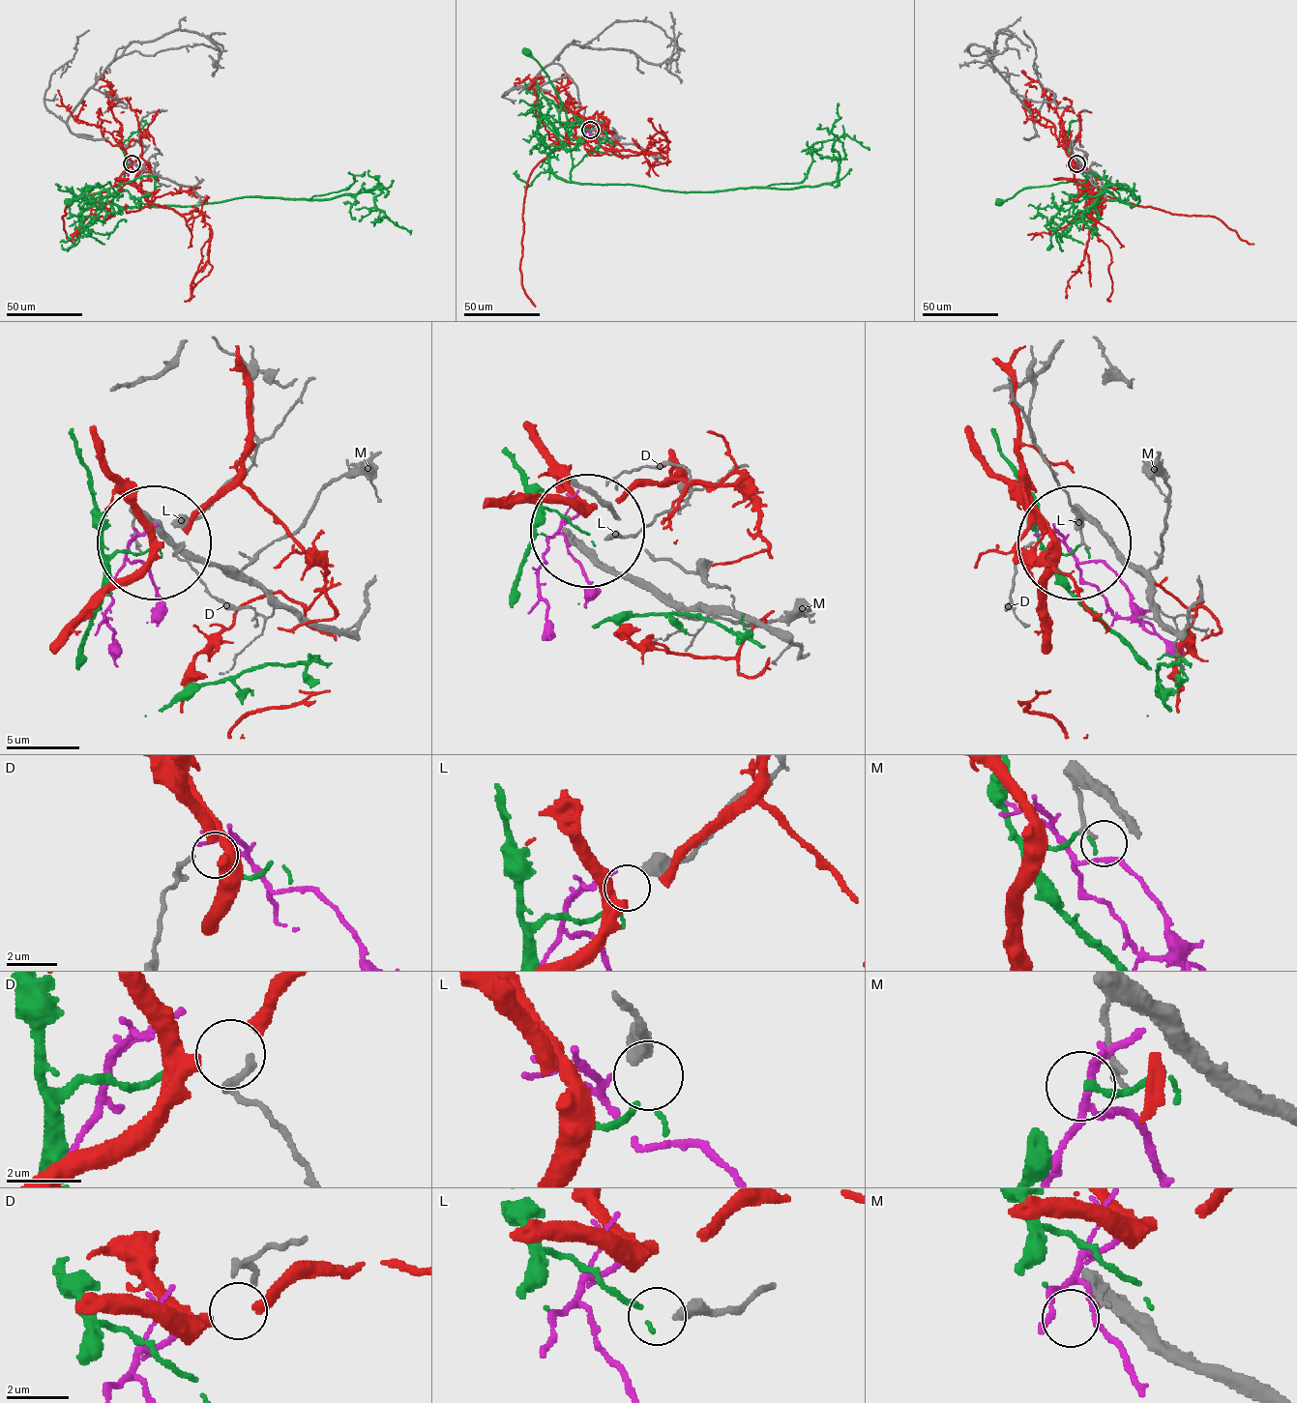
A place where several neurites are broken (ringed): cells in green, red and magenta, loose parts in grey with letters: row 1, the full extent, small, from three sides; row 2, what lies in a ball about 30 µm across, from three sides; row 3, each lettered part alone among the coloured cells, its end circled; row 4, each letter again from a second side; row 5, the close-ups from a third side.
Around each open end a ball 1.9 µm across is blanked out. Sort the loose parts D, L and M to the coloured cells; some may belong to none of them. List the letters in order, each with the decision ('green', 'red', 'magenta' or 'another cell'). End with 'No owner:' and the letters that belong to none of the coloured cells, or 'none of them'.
D: red
L: green
M: another cell
No owner: M

